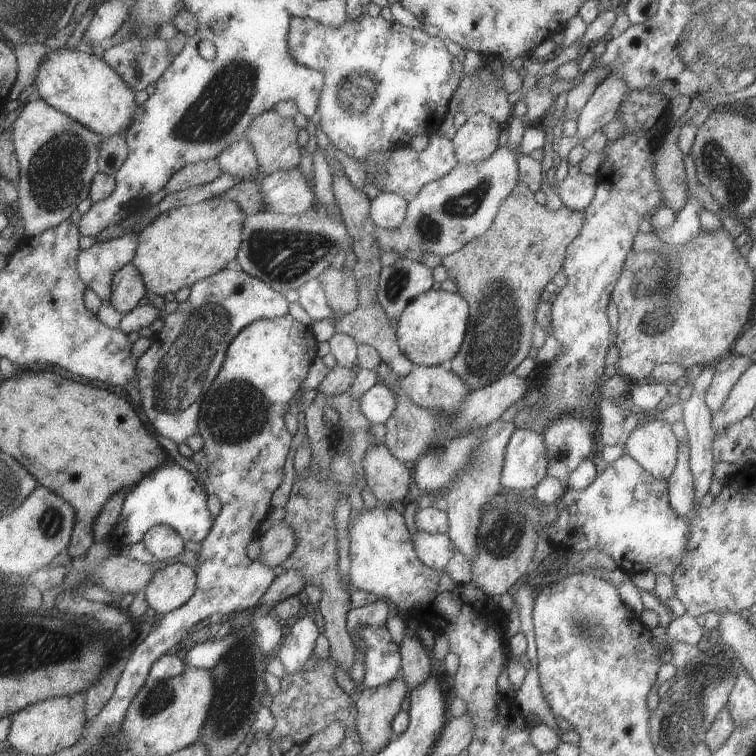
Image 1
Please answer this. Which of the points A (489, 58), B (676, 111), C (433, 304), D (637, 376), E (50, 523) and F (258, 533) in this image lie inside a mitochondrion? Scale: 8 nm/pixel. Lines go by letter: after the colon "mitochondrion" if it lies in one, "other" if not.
A: other
B: other
C: other
D: other
E: mitochondrion
F: other

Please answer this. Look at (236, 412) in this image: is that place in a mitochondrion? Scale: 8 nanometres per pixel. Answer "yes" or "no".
yes

